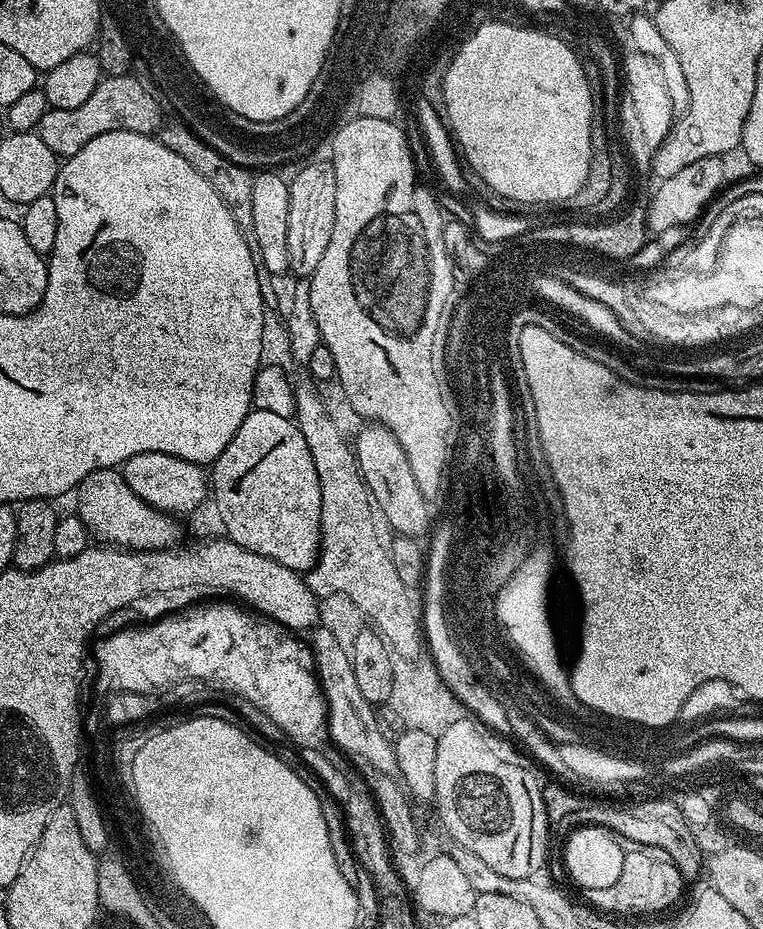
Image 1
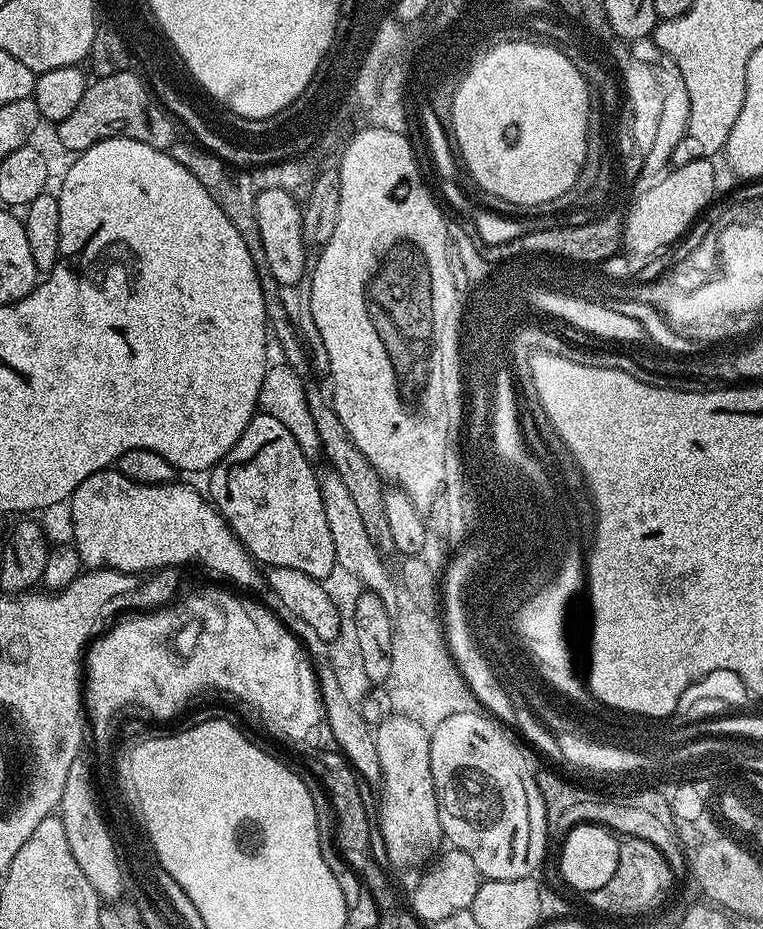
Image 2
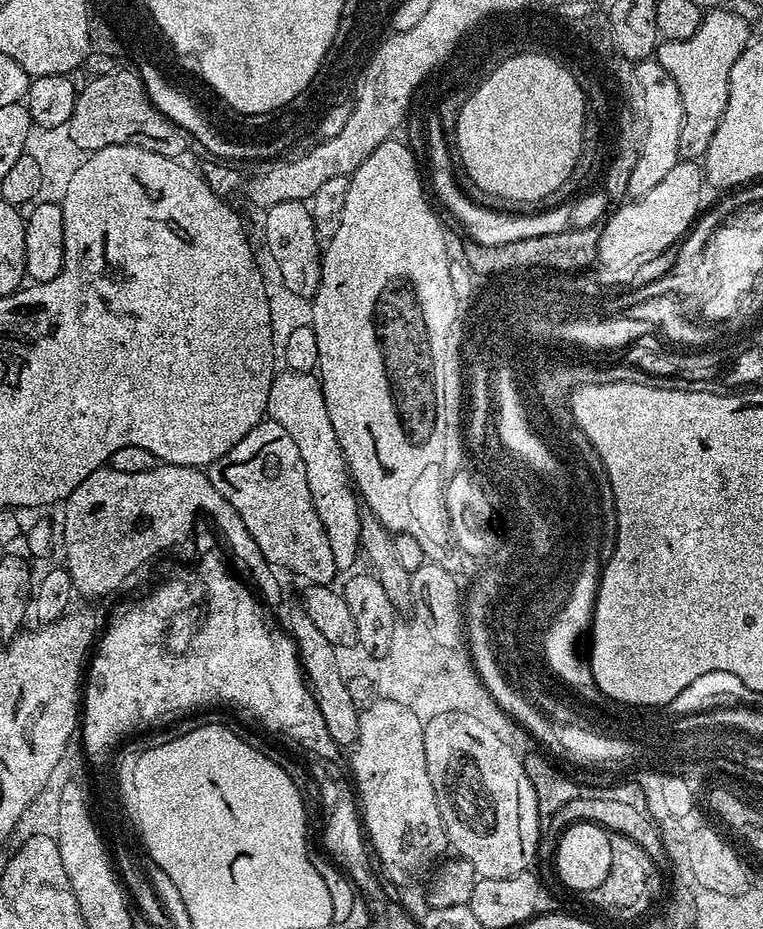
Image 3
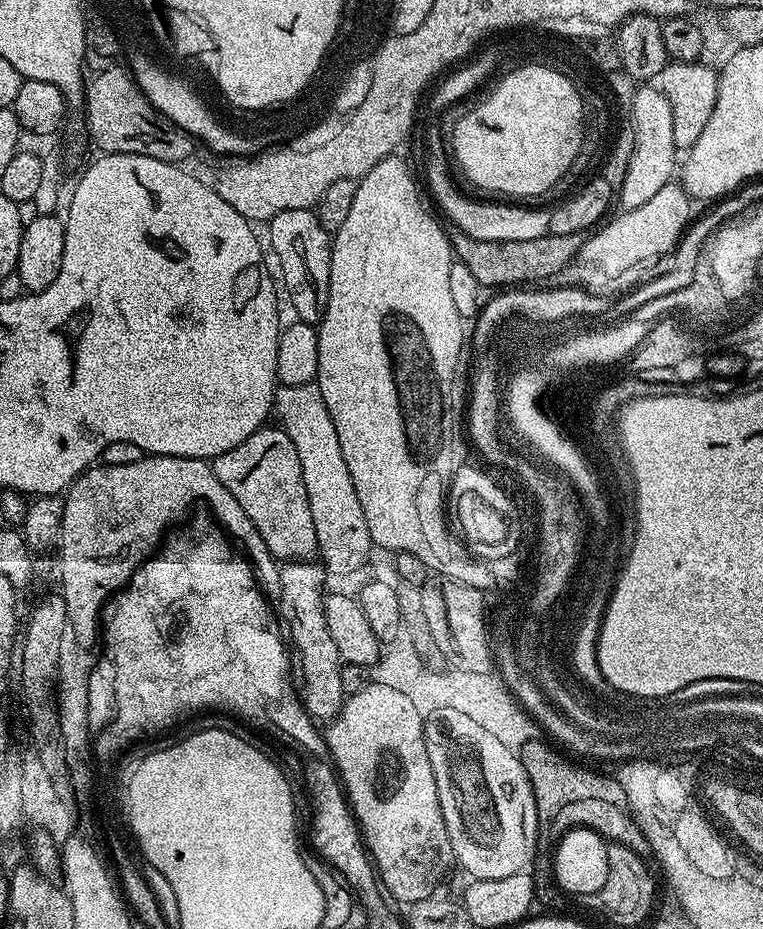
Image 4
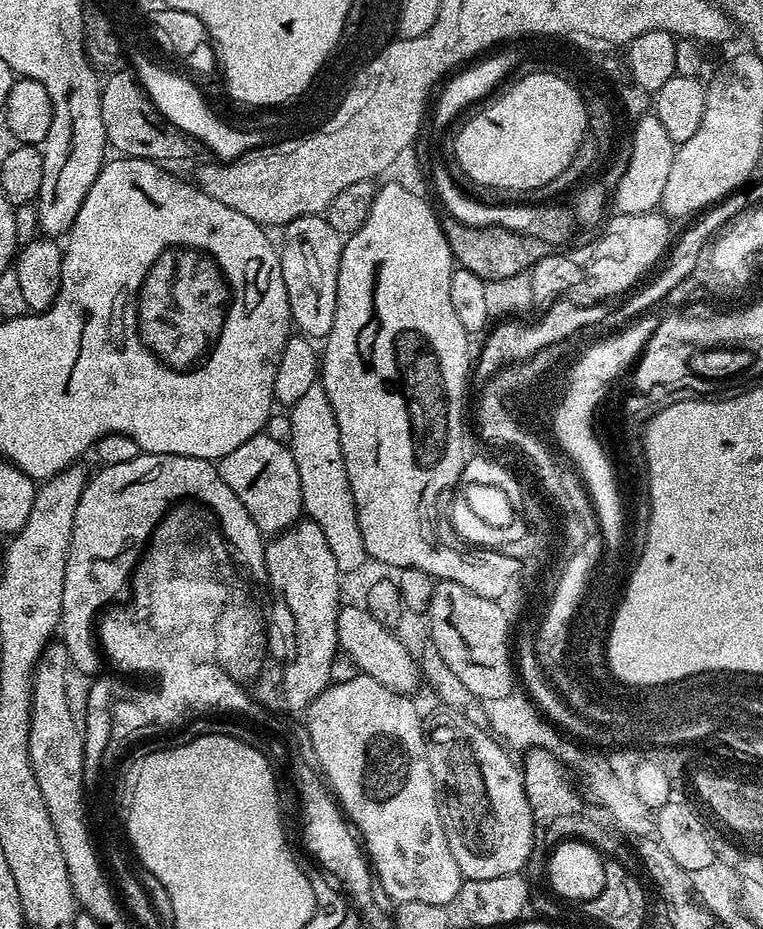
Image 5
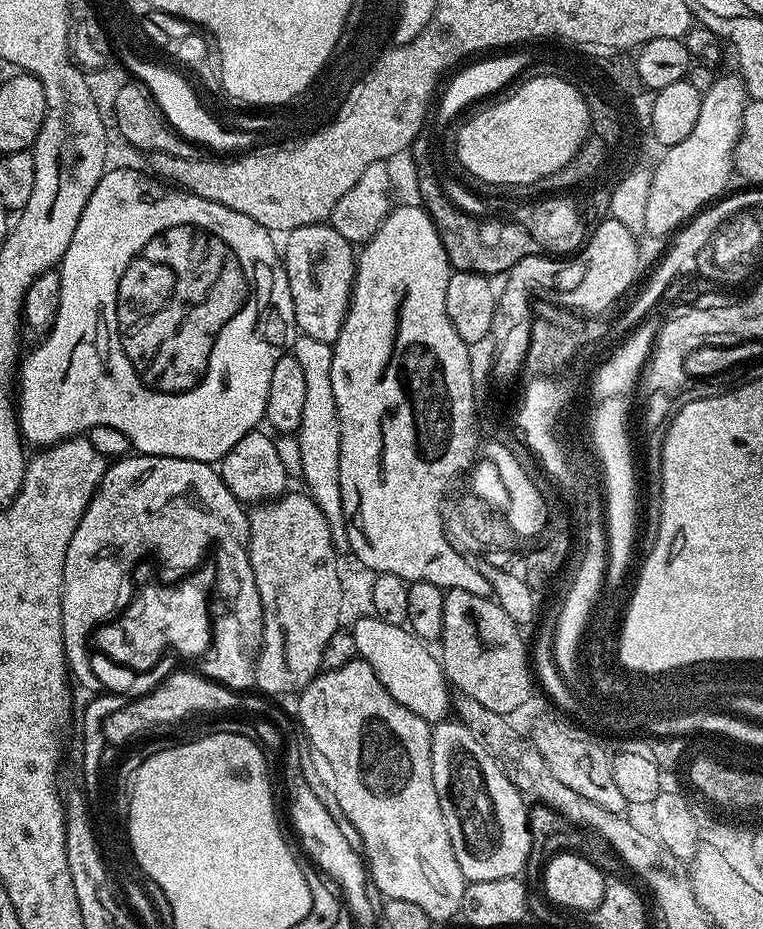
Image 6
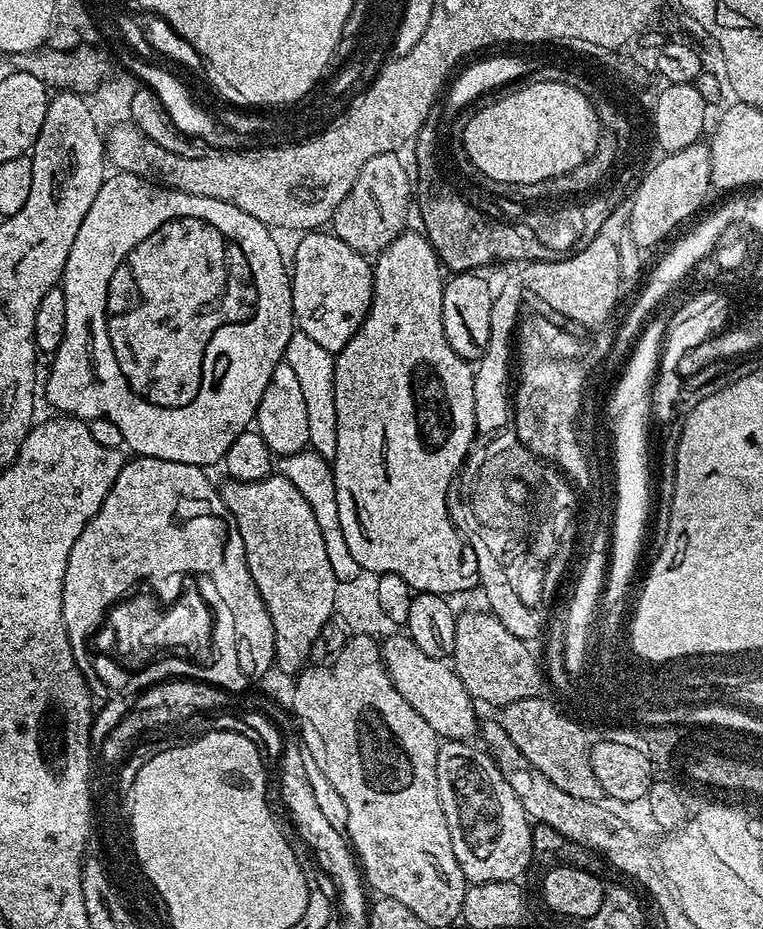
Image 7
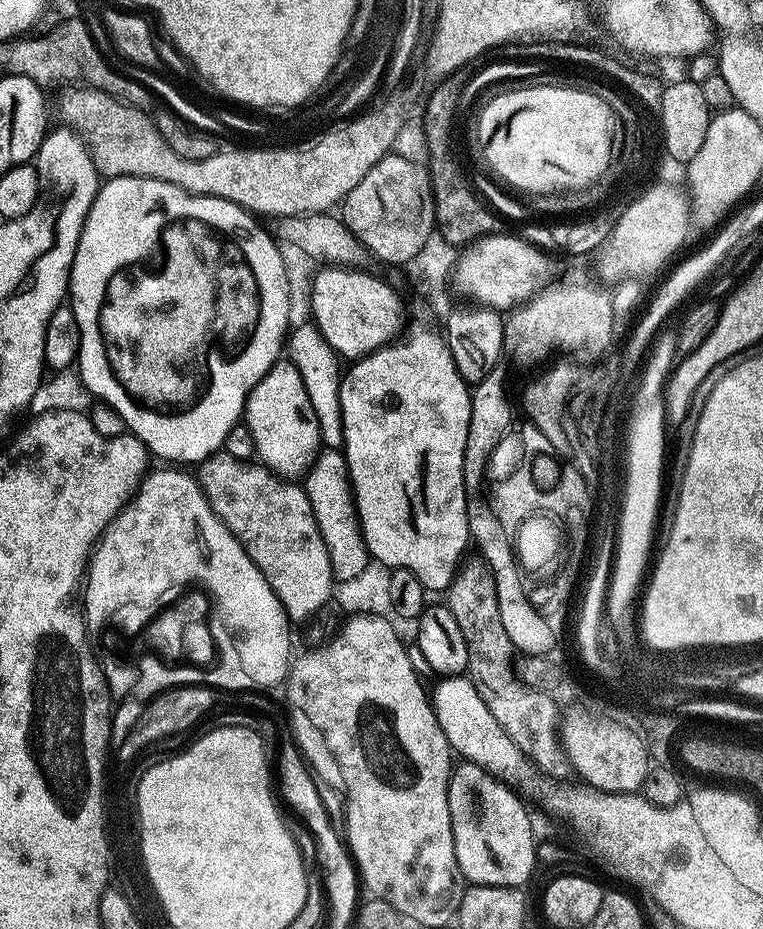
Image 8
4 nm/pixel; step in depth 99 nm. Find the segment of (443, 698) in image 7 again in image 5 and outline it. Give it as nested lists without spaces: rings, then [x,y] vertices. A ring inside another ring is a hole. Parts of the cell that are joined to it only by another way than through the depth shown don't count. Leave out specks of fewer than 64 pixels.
[[[343,605],[338,614],[339,651],[350,654],[357,669],[363,675],[382,682],[391,692],[412,694],[416,687],[422,684],[421,670],[415,655],[408,653],[408,648],[396,637],[397,633],[390,628],[384,628],[374,614],[359,605]]]

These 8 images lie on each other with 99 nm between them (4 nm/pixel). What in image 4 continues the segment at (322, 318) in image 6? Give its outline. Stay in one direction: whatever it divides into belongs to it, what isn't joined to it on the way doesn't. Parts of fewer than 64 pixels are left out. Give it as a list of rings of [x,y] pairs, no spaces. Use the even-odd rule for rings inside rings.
[[[311,208],[282,210],[282,214],[272,217],[267,228],[268,236],[272,239],[272,248],[276,251],[276,260],[280,263],[280,272],[284,275],[284,288],[288,291],[288,300],[292,303],[293,310],[300,315],[297,317],[303,323],[319,325],[328,301],[332,261],[332,240],[328,229],[322,226],[322,222]]]

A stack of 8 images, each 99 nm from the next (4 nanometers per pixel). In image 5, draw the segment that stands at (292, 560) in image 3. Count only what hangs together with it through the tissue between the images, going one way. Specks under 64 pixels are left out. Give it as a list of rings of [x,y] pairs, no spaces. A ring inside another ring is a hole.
[[[266,434],[252,436],[238,450],[230,450],[218,461],[220,477],[234,494],[238,494],[238,502],[246,506],[250,518],[254,518],[254,526],[265,534],[285,532],[301,519],[304,511],[302,502],[302,482],[298,482],[298,466],[294,462],[294,454],[289,445],[274,442]]]

